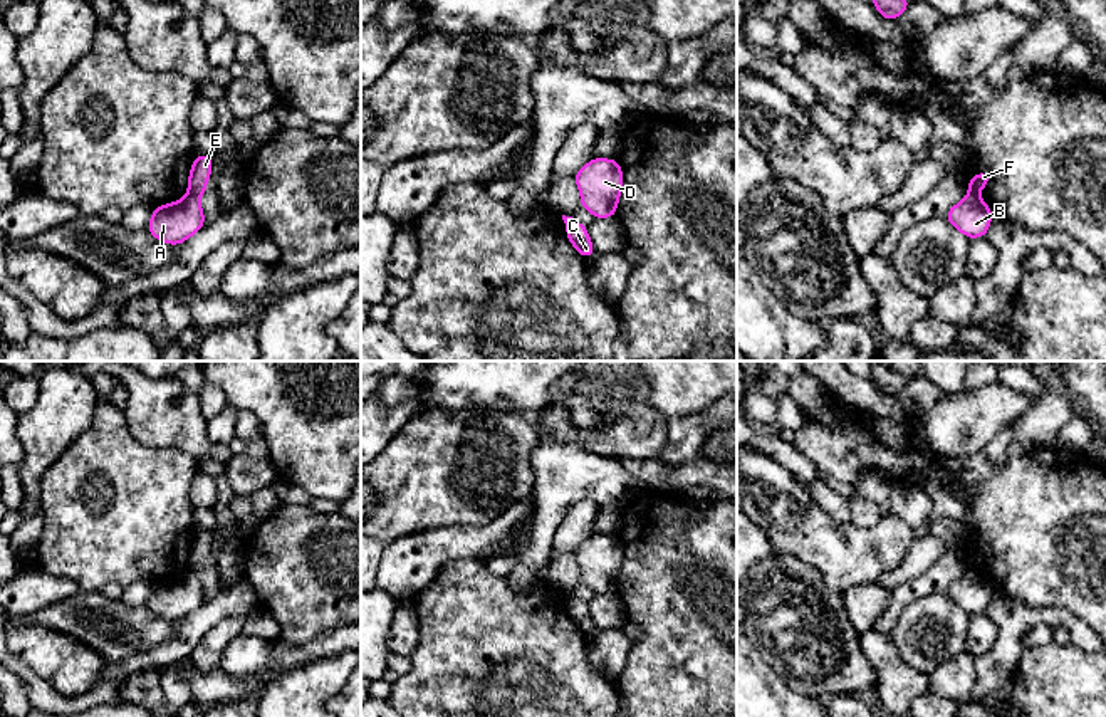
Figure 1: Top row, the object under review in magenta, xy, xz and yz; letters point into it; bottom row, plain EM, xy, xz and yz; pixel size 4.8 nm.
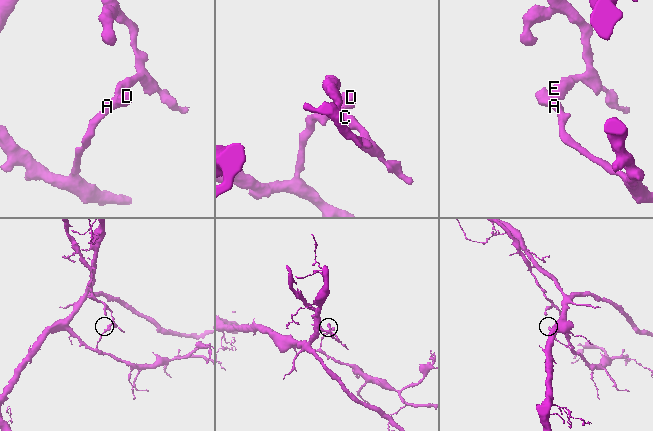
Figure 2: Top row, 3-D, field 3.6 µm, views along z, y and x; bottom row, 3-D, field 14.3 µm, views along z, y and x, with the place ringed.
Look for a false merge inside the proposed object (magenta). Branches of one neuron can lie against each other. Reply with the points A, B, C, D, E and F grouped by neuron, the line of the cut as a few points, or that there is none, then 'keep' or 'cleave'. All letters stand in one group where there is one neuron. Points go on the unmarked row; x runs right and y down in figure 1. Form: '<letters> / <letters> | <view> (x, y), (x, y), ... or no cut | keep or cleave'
A B D / C E F | xy (188, 568), (197, 575) | cleave

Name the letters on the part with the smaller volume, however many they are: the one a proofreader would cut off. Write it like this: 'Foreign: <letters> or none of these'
Foreign: C, E, F

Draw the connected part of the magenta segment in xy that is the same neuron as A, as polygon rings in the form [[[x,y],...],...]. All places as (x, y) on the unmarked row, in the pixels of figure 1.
[[[193,571],[153,584],[146,606],[159,618],[181,621],[205,603],[205,589]]]

